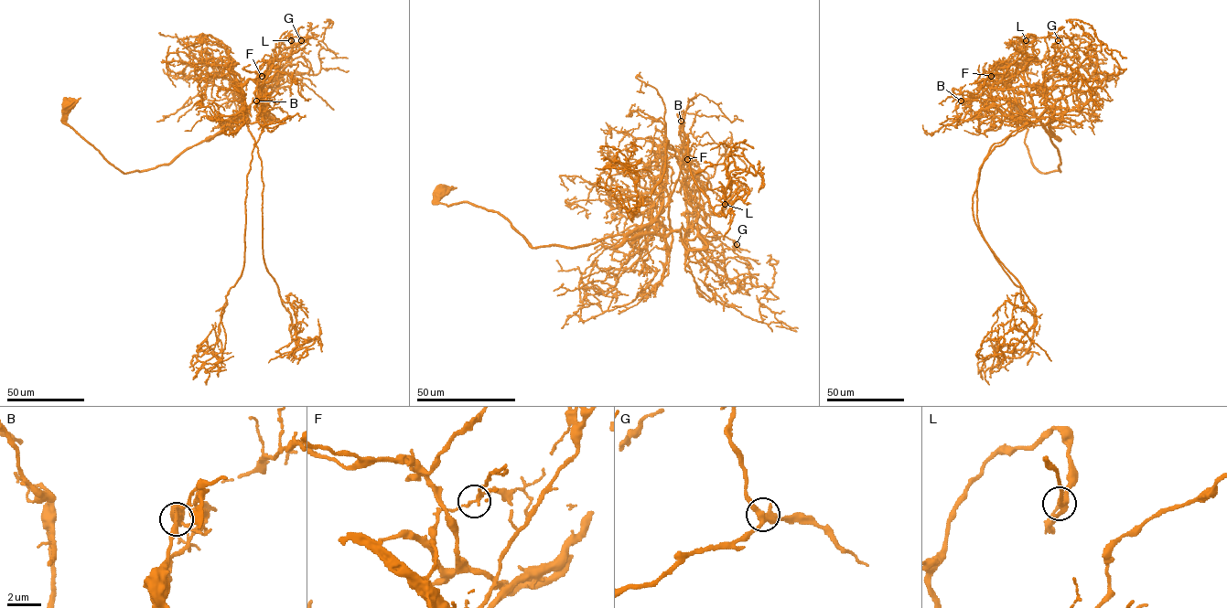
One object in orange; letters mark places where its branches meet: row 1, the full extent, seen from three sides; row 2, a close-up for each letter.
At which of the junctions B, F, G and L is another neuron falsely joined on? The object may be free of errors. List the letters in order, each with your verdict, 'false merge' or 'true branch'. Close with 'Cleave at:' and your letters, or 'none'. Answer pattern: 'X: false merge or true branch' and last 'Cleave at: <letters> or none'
B: true branch
F: false merge
G: true branch
L: true branch
Cleave at: F

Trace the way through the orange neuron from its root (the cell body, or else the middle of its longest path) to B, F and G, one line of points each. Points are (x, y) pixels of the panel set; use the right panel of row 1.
B: (1017, 105), (1032, 165), (1060, 171), (1045, 126), (995, 99), (983, 80), (977, 98), (961, 101)
F: (1017, 105), (1032, 165), (1041, 173), (1060, 171), (1059, 151), (1045, 126), (981, 85), (991, 75)
G: (1017, 105), (1032, 165), (1041, 173), (1060, 171), (1048, 122), (1061, 116), (1052, 116), (1043, 77), (1058, 40)

